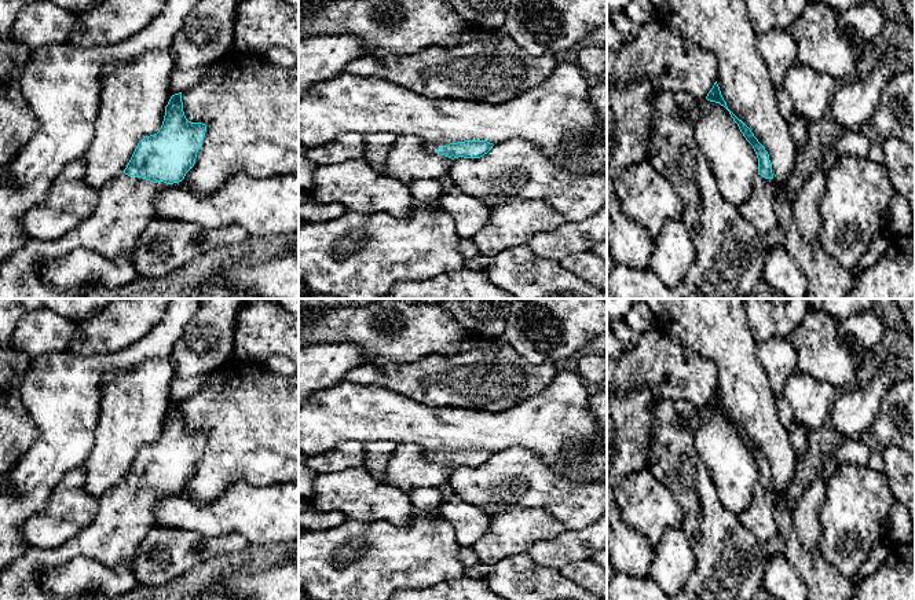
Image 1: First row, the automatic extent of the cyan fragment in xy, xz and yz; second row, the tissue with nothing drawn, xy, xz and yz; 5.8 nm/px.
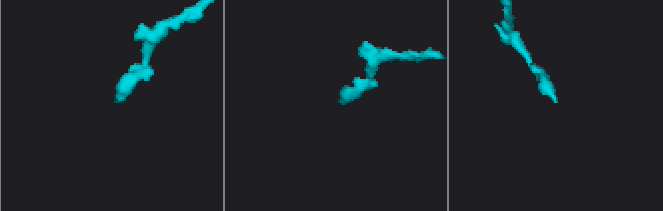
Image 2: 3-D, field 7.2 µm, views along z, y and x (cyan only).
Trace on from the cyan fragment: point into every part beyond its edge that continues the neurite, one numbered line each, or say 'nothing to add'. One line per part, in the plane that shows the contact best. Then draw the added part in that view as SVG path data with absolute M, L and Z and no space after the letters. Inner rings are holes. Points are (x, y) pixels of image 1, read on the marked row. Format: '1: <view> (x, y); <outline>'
1: xy (125, 205); M124 172L98 190L98 204L91 216L77 228L55 241L29 238L12 252L0 266L0 299L81 299L94 290L89 286L76 286L62 290L45 282L41 277L44 266L62 259L76 249L94 250L103 257L117 257L132 252L140 233L155 217L155 184L150 180L128 176Z

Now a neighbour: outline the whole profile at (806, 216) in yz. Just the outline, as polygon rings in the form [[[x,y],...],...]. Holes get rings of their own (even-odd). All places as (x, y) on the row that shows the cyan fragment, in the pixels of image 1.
[[[817,164],[805,180],[804,186],[794,197],[794,220],[805,239],[819,248],[821,216],[817,211],[817,202],[826,193],[827,175],[831,165]]]

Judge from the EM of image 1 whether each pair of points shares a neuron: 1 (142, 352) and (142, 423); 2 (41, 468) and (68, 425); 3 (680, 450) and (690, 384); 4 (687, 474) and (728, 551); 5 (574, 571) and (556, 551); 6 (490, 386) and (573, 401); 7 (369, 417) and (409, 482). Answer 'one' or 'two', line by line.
1: two
2: one
3: two
4: one
5: two
6: two
7: two

